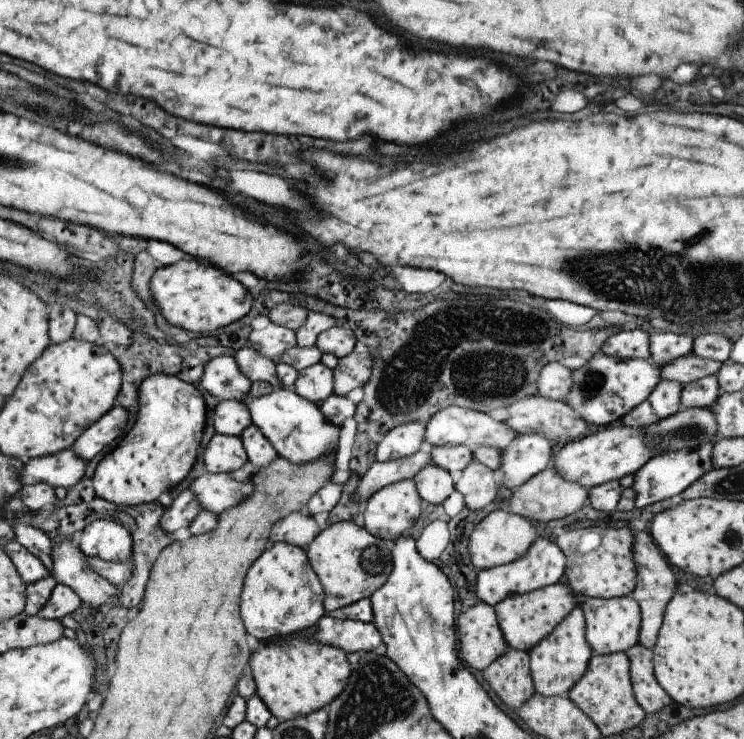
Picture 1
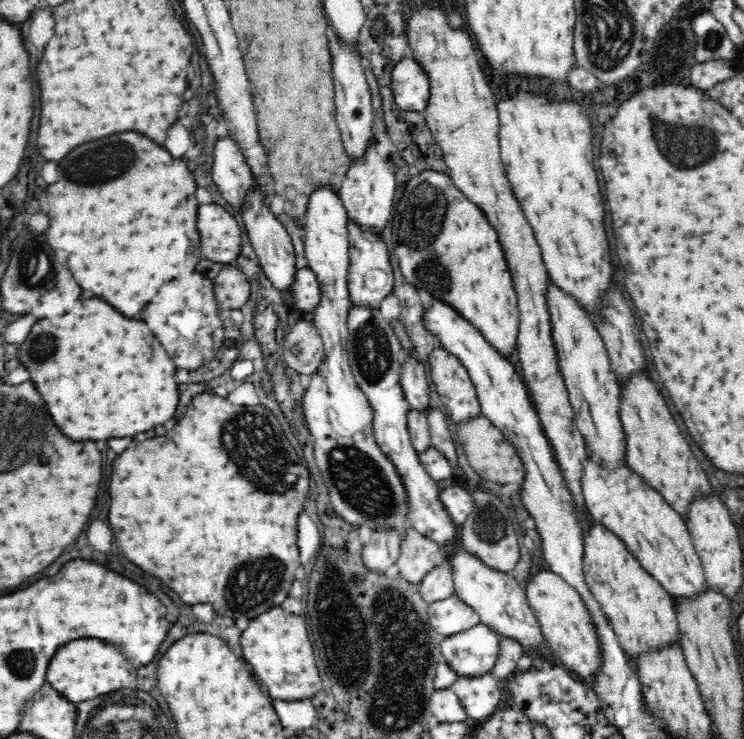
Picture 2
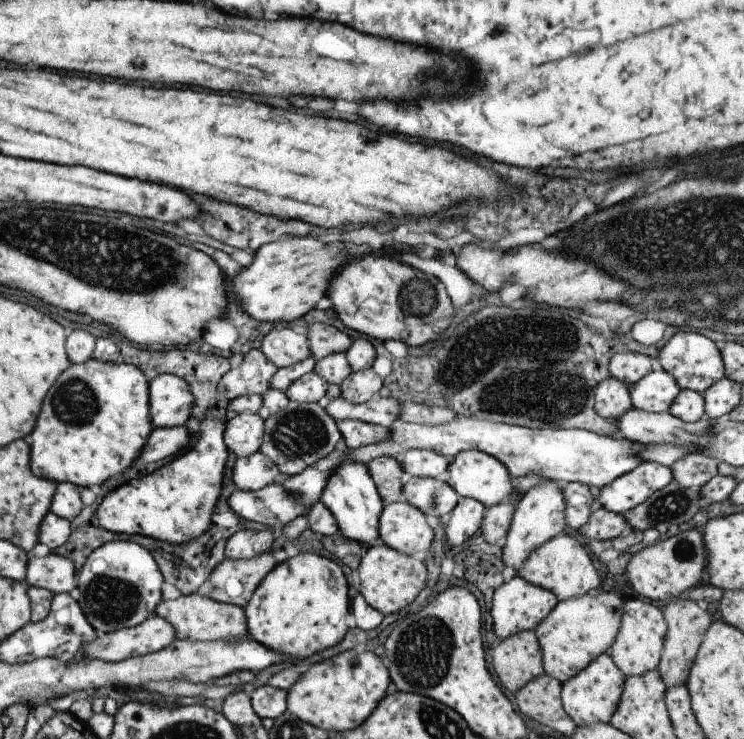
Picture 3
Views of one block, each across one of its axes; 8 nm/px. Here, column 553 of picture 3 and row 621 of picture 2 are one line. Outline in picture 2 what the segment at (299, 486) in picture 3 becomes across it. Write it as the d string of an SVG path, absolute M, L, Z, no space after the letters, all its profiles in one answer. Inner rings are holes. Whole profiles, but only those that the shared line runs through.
M456 594L430 603L428 620L430 626L442 638L458 634L481 623L480 615Z

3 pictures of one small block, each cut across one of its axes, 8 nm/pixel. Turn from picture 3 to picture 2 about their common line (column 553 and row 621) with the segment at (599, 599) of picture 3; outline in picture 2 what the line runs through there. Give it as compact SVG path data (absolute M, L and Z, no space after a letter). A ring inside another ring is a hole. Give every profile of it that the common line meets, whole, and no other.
M590 522L584 538L583 577L590 594L612 627L620 649L638 663L649 653L681 646L678 613L674 600L627 551L627 548L601 524Z

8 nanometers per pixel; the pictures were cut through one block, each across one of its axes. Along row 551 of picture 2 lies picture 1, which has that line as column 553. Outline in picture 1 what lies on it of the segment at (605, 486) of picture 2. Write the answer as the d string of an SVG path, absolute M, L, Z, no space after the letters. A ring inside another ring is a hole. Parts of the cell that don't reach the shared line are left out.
M576 606L565 616L549 636L545 636L539 644L528 650L529 672L532 678L534 692L541 696L566 697L567 692L581 680L585 668L592 657L591 648L584 638L584 616L579 606Z

